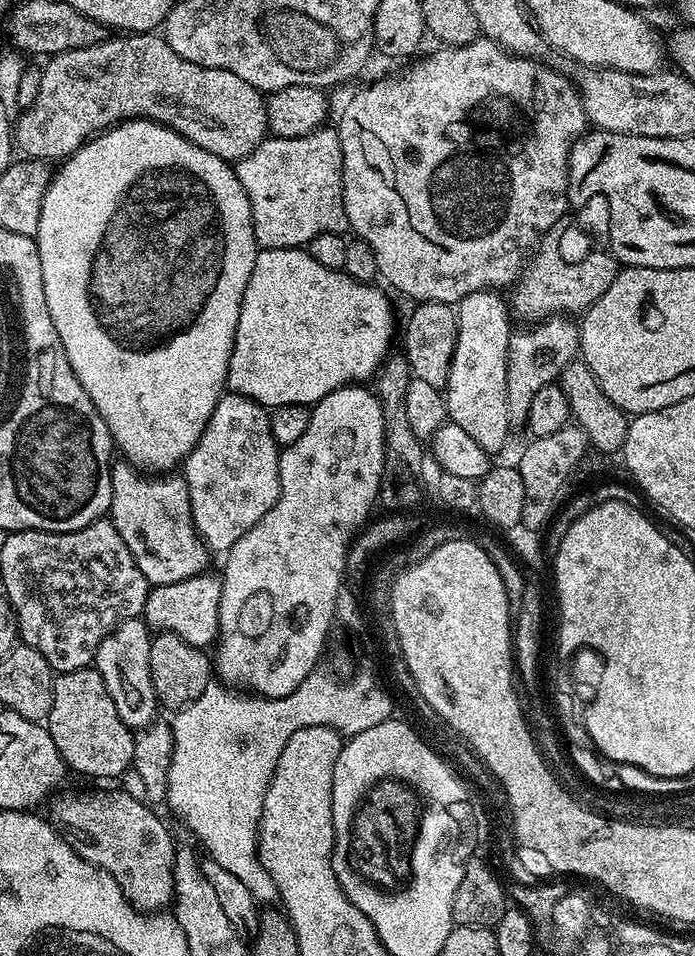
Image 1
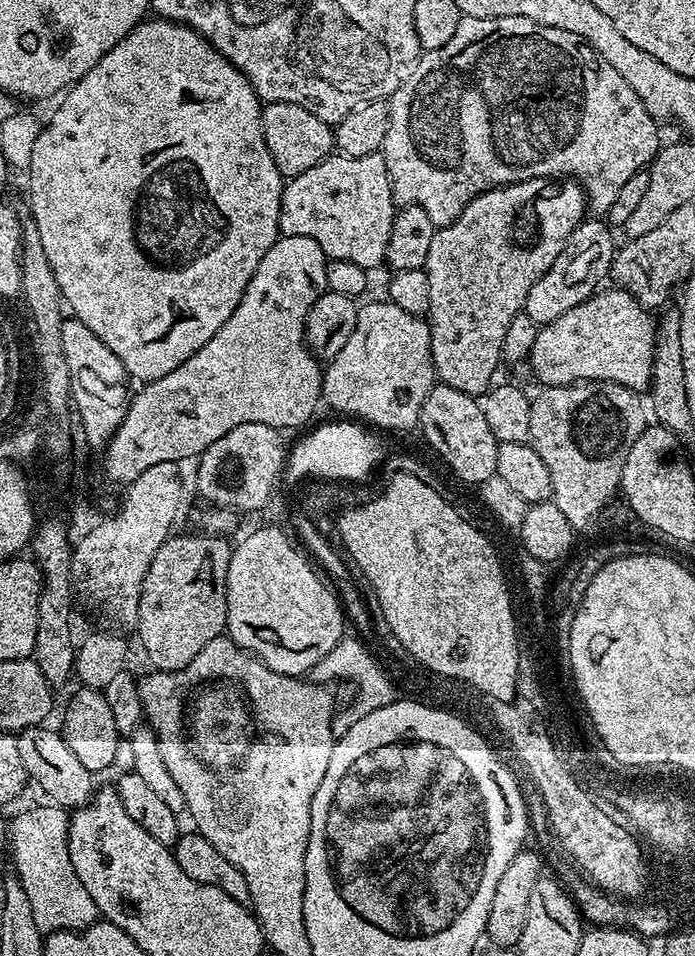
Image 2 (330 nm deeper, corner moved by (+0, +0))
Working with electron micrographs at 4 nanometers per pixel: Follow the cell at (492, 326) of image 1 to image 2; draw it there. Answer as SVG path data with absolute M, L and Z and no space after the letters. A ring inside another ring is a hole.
M534 178L533 180L523 180L517 184L508 184L504 188L492 188L489 192L483 192L476 196L467 206L460 217L452 224L447 224L444 228L437 228L434 234L434 242L430 242L430 254L426 254L426 262L423 269L428 273L430 282L430 306L426 320L431 325L432 332L432 354L433 366L436 370L439 383L454 386L454 390L462 390L466 394L480 398L488 391L493 383L492 375L496 372L496 367L502 364L502 342L506 338L506 330L510 322L514 322L516 316L521 315L526 294L530 294L530 286L554 266L558 254L566 246L573 230L580 225L581 220L586 216L586 197L584 189L571 178Z

